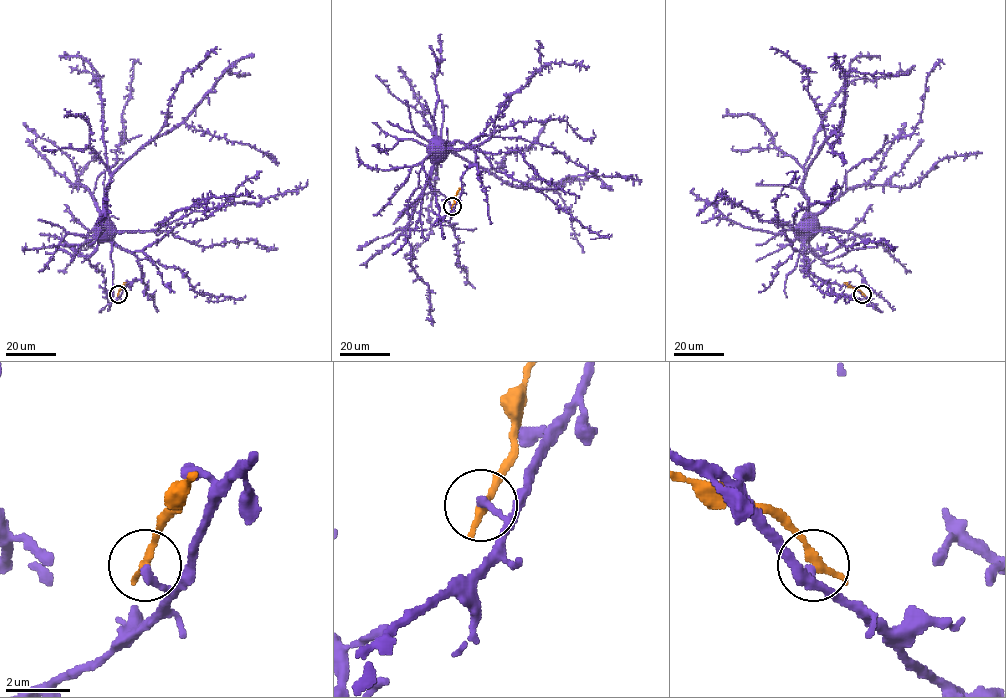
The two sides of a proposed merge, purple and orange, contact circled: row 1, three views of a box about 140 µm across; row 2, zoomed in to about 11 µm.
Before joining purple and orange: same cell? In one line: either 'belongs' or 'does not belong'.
does not belong

